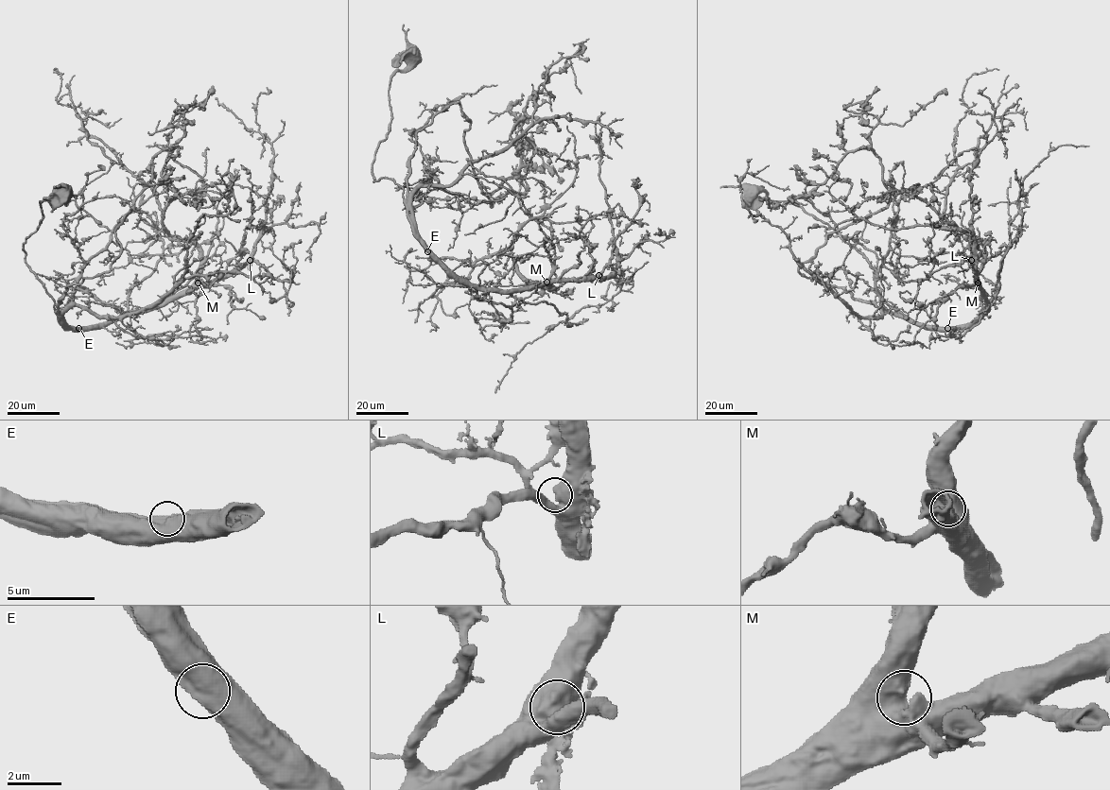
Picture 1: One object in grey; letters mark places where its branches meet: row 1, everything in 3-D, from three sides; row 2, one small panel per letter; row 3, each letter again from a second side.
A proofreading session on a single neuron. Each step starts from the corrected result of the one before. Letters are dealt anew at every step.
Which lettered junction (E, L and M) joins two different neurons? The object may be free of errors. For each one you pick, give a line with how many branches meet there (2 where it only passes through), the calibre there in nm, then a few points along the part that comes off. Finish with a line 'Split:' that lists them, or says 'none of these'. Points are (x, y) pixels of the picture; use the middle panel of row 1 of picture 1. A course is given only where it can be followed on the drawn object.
Split: none of these

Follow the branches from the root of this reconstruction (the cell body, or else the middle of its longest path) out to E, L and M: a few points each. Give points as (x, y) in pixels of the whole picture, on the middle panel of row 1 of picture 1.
E: (413, 55), (390, 78), (390, 131), (378, 145), (372, 175), (401, 187), (427, 251)
L: (413, 55), (390, 78), (390, 131), (372, 175), (401, 187), (417, 237), (485, 287), (598, 275)
M: (413, 55), (390, 80), (374, 181), (401, 187), (417, 237), (461, 278), (503, 290), (546, 282)

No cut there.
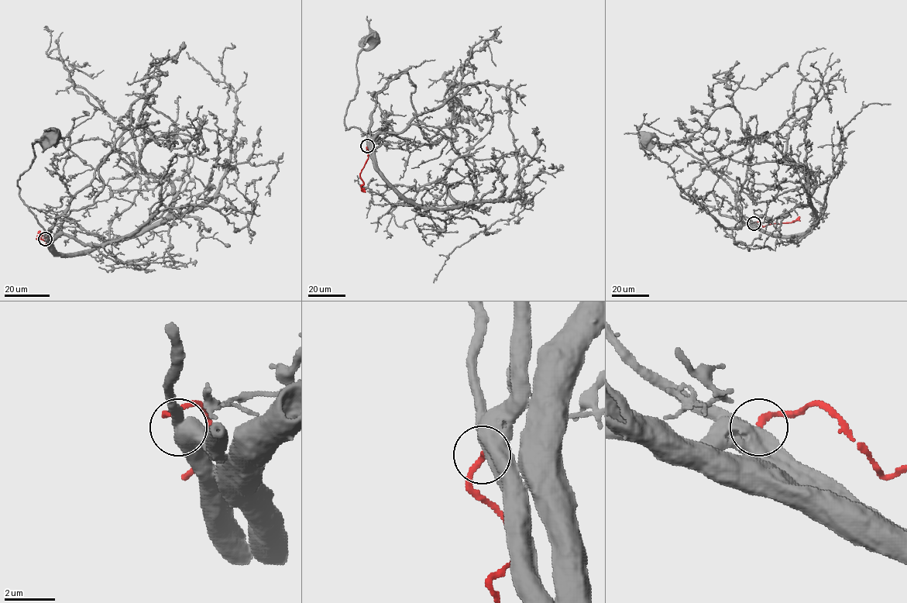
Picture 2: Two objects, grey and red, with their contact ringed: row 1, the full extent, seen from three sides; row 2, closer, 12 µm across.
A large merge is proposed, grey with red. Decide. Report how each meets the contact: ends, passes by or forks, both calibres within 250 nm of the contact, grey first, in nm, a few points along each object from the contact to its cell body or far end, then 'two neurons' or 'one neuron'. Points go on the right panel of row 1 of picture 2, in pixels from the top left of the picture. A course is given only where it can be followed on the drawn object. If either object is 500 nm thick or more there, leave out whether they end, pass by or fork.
calibres 850 and 200 nm; course grey (754, 223), (743, 216), (736, 205), (737, 183), (711, 170), (681, 148), (659, 143), (654, 136), (646, 139); course red (754, 223), (758, 222), (764, 227), (800, 221); two neurons

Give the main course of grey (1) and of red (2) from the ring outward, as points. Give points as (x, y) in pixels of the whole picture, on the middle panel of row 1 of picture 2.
1: (367, 146), (366, 135), (359, 129), (346, 129), (345, 117), (359, 82), (357, 55), (369, 46), (374, 38)
2: (367, 146), (369, 153), (360, 173), (364, 184), (361, 187), (365, 192)

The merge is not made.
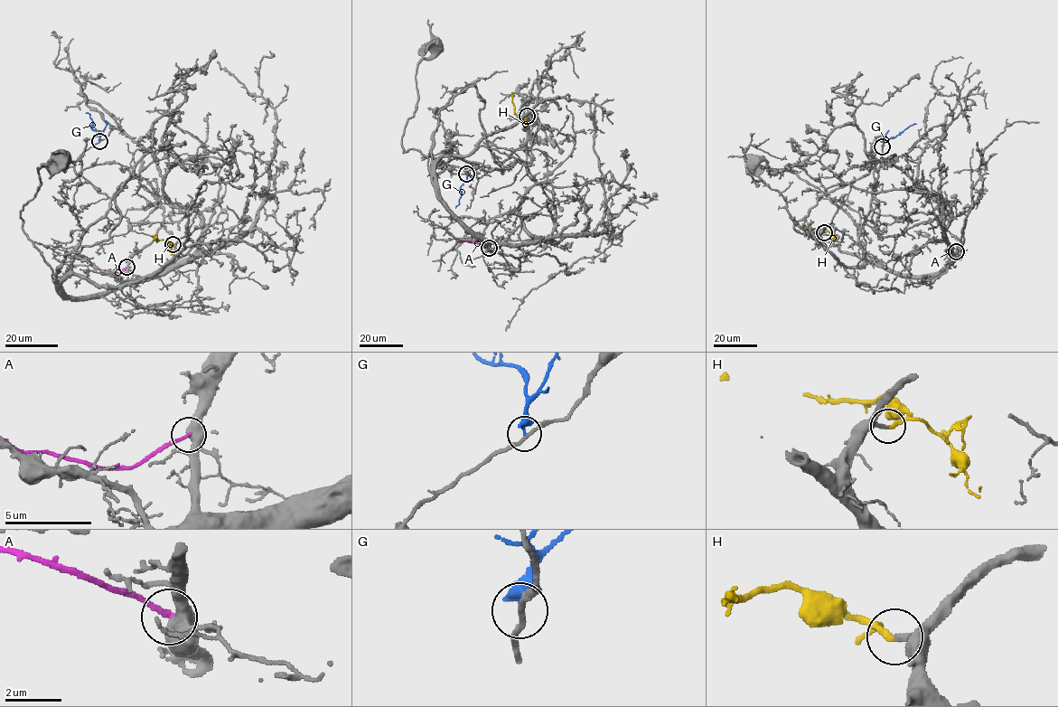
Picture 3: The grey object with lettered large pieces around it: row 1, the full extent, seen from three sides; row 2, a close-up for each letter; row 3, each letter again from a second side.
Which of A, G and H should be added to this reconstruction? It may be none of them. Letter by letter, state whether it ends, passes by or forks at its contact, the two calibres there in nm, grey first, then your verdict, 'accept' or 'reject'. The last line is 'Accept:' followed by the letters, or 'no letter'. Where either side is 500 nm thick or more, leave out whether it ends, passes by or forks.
A: it ends | 440/190 nm | reject
G: it ends | 190/440 nm | reject
H: it ends | 200/240 nm | accept
Accept: H

